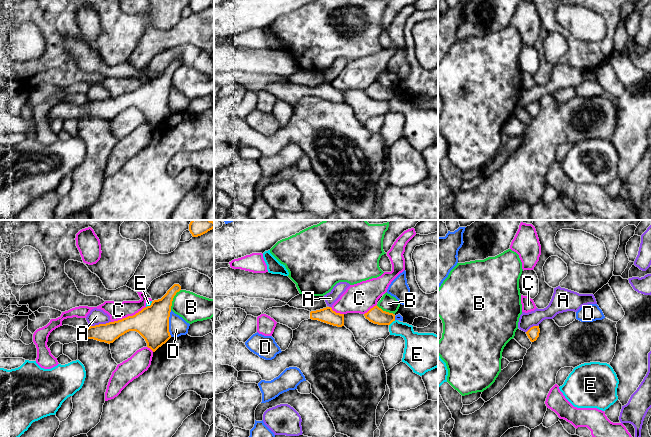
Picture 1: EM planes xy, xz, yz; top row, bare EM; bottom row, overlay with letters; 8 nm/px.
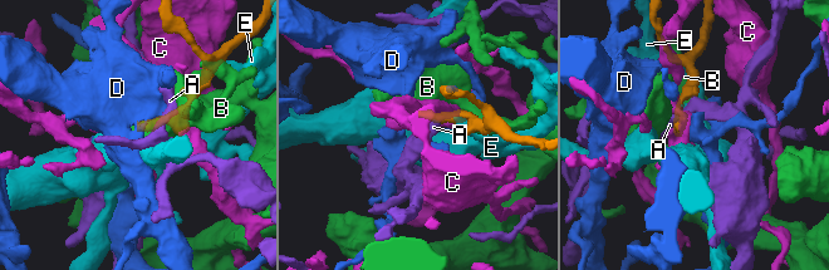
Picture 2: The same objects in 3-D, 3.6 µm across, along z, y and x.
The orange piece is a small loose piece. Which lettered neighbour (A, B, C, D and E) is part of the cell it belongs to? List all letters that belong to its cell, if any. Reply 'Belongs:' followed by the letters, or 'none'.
Belongs: none

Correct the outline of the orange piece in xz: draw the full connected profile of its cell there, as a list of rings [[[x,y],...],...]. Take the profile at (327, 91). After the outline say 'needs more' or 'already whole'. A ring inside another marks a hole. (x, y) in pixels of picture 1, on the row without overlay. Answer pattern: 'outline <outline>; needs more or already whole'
outline [[[285,81],[282,83],[272,83],[267,85],[264,90],[273,94],[277,99],[283,100],[295,106],[304,96],[318,96],[333,102],[344,102],[344,90],[336,89],[331,83],[326,83],[316,87],[297,85]]]; needs more

